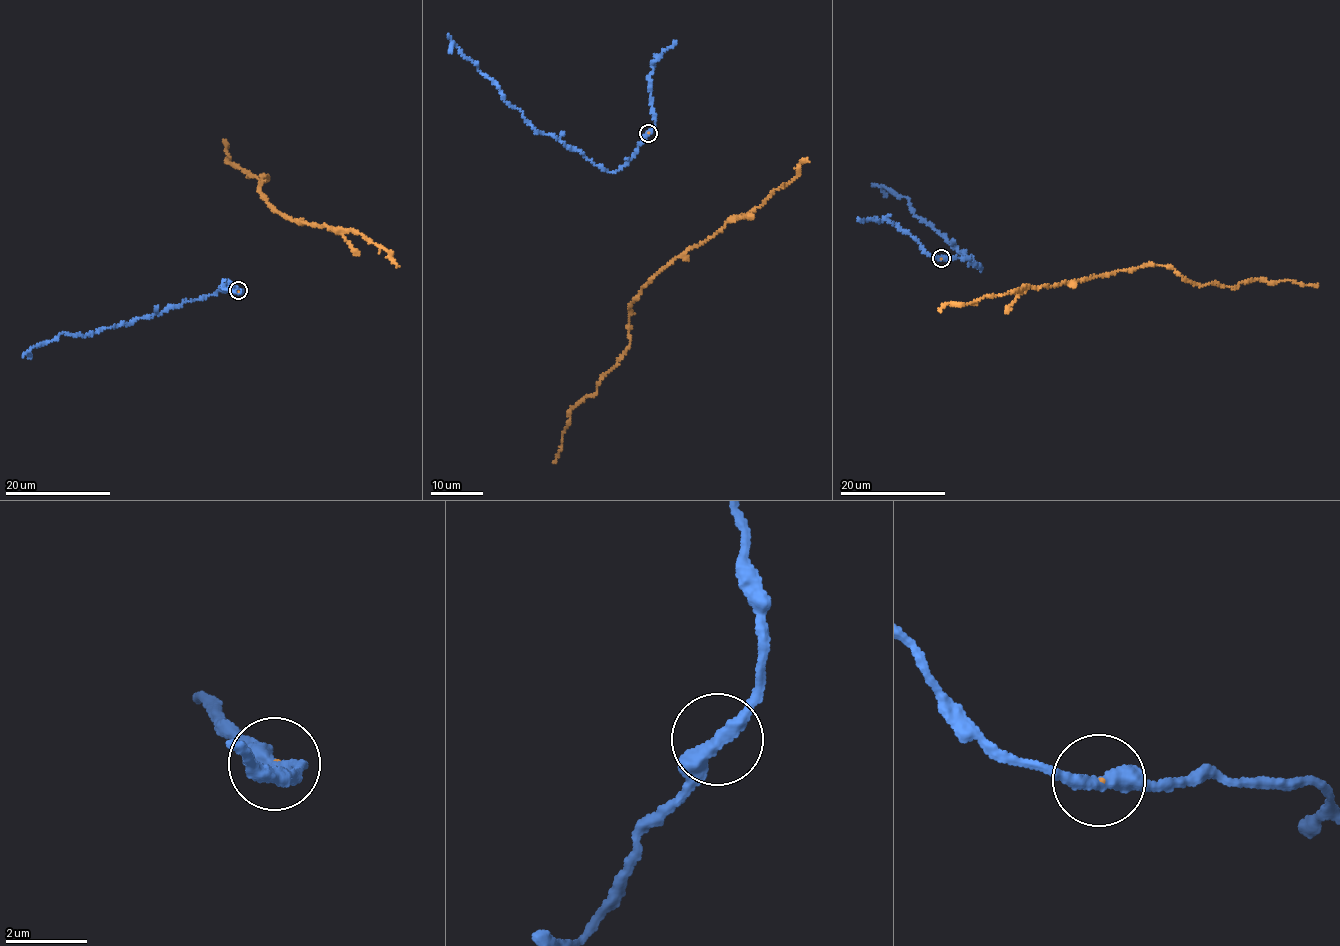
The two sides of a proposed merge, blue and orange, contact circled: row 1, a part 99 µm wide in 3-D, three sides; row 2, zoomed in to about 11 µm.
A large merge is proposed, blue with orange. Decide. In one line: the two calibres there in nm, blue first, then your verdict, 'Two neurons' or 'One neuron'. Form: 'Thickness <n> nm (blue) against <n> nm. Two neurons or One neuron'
Thickness 360 nm (blue) against 50 nm. Two neurons

